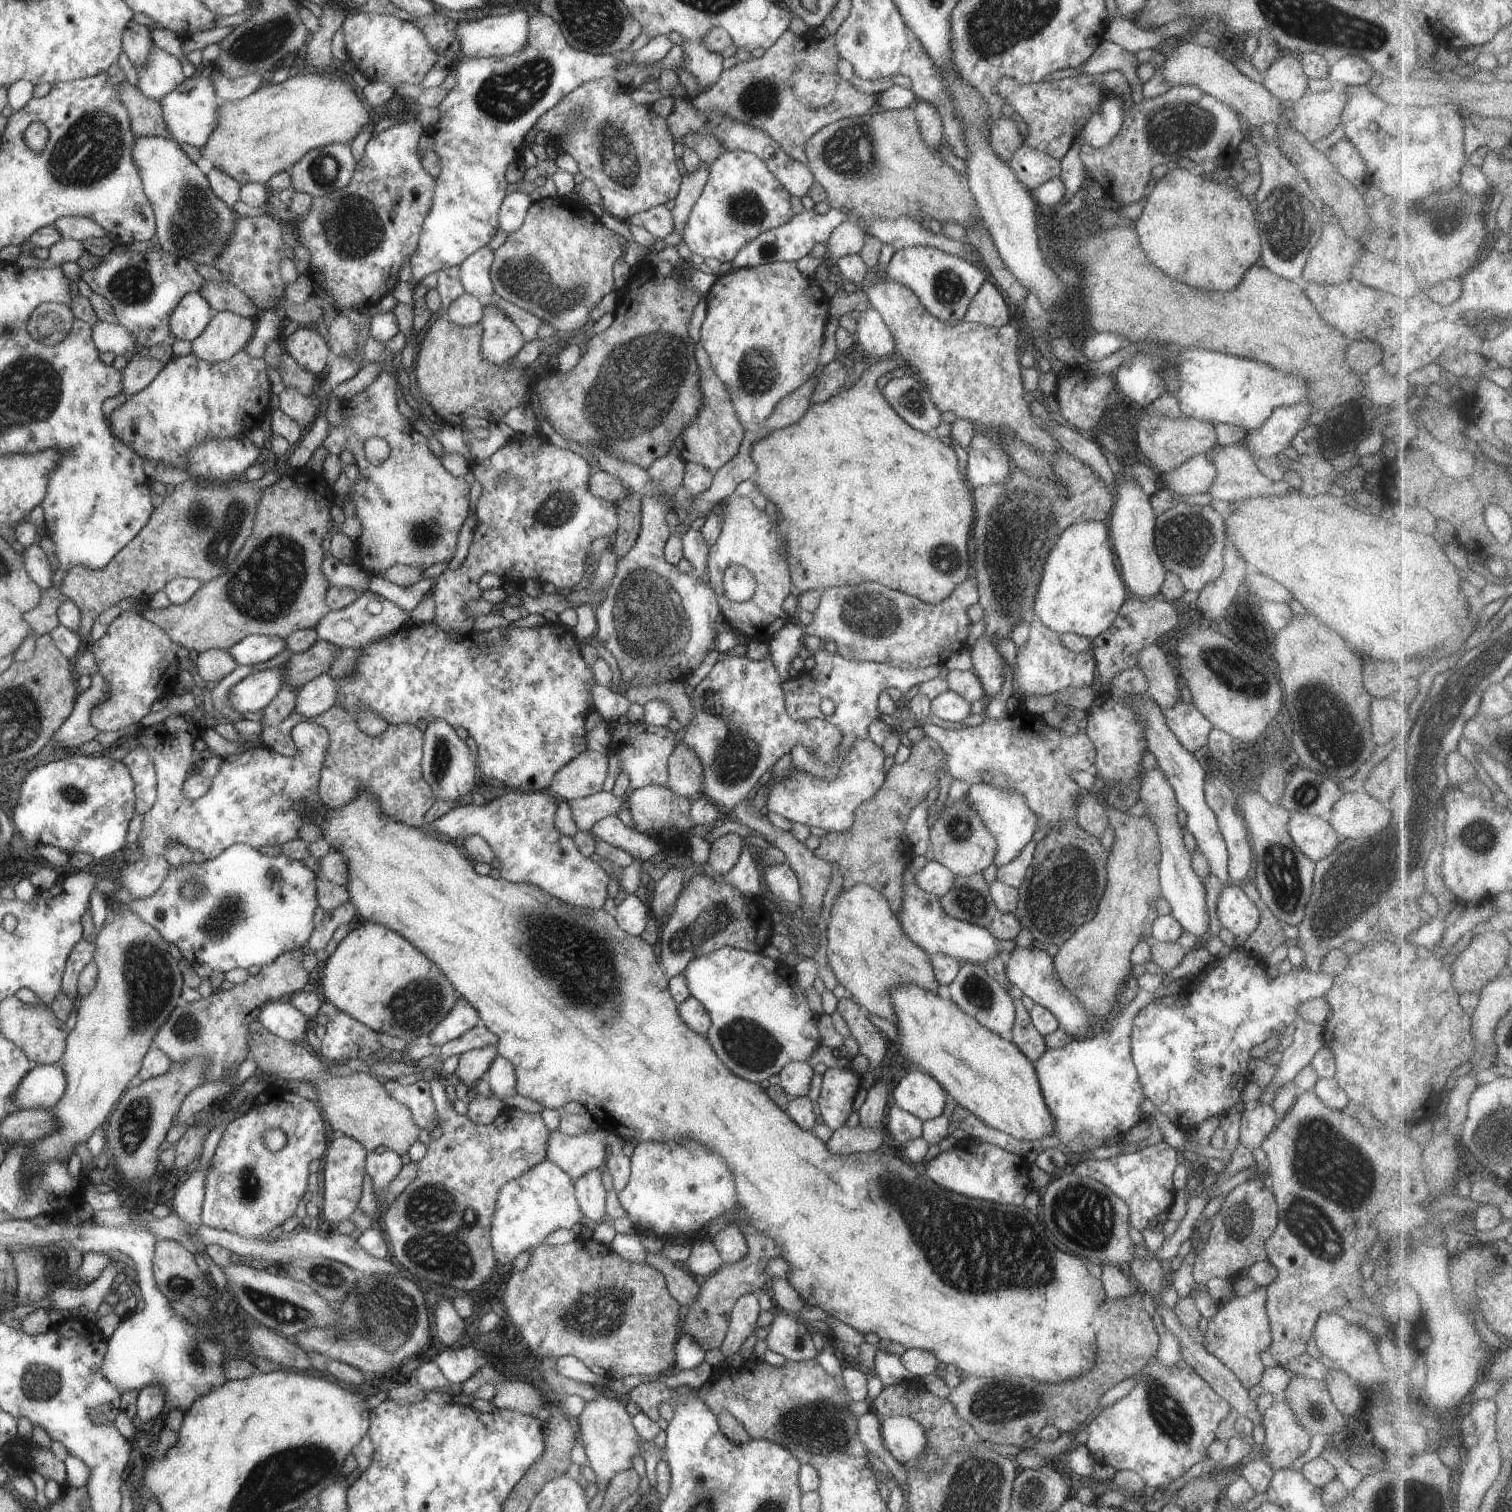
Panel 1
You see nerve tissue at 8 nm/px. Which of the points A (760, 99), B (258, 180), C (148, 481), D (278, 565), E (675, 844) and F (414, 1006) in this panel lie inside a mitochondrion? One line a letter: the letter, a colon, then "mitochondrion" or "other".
A: mitochondrion
B: other
C: other
D: mitochondrion
E: other
F: mitochondrion

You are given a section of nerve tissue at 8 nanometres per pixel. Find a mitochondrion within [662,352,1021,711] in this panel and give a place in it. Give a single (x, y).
(869, 615)

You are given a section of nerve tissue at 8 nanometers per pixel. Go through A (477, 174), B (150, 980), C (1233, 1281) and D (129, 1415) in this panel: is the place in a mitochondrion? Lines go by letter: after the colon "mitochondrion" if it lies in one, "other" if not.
A: other
B: mitochondrion
C: other
D: other

